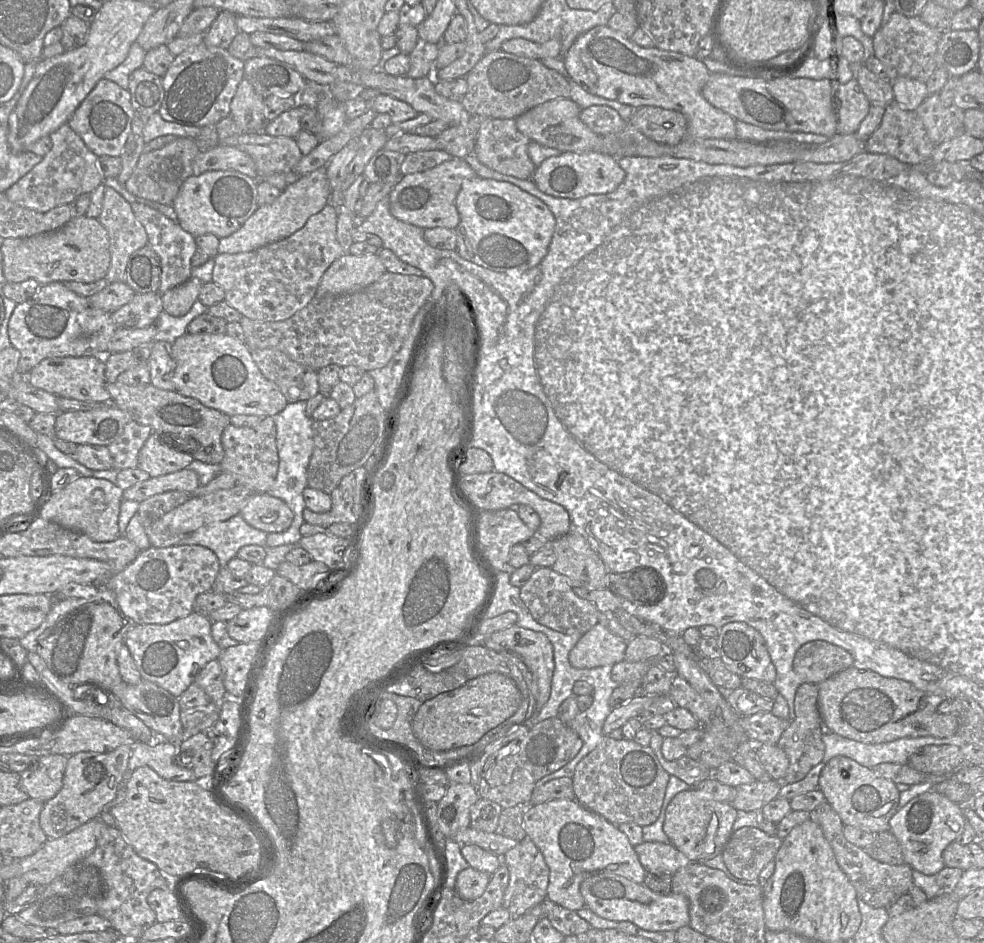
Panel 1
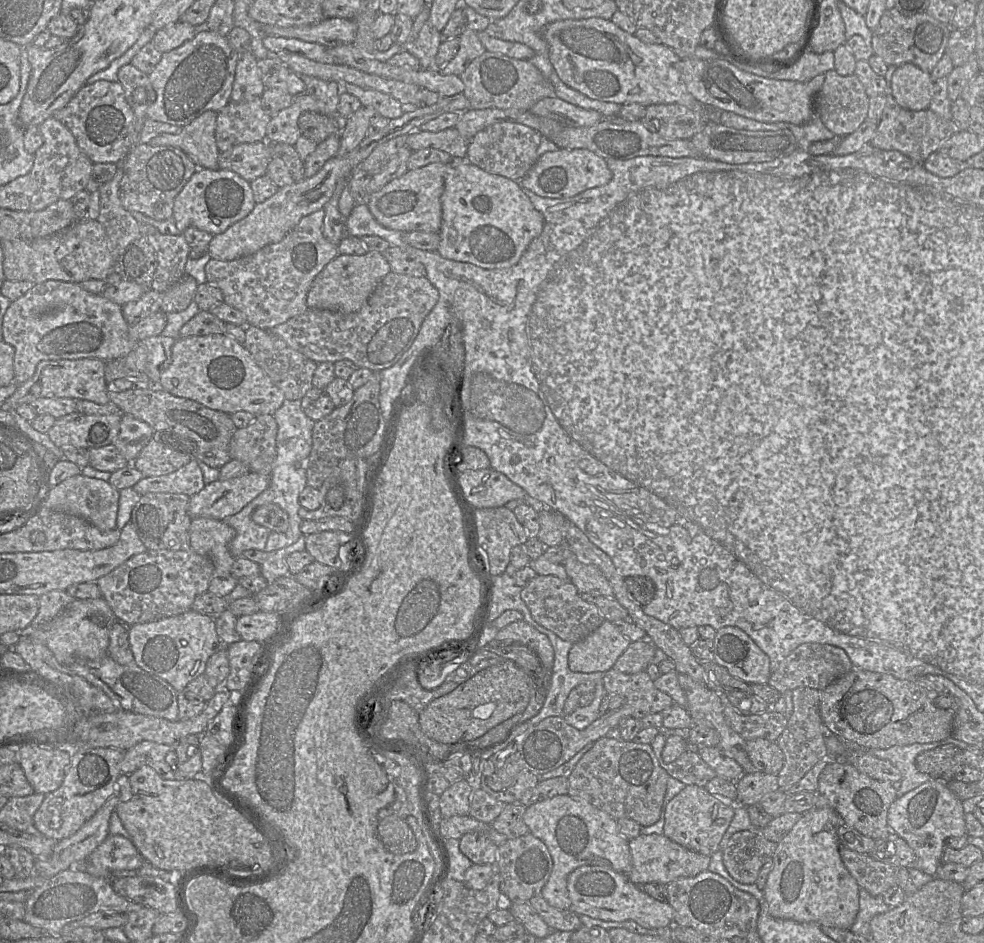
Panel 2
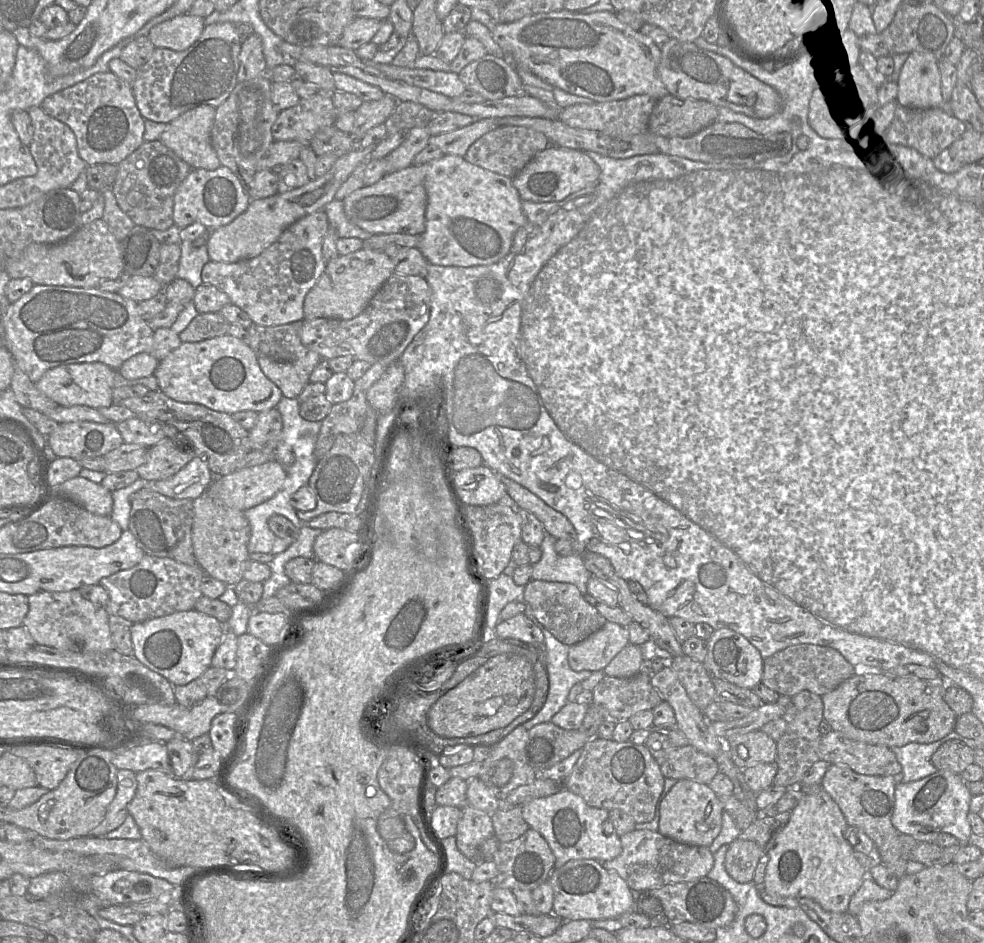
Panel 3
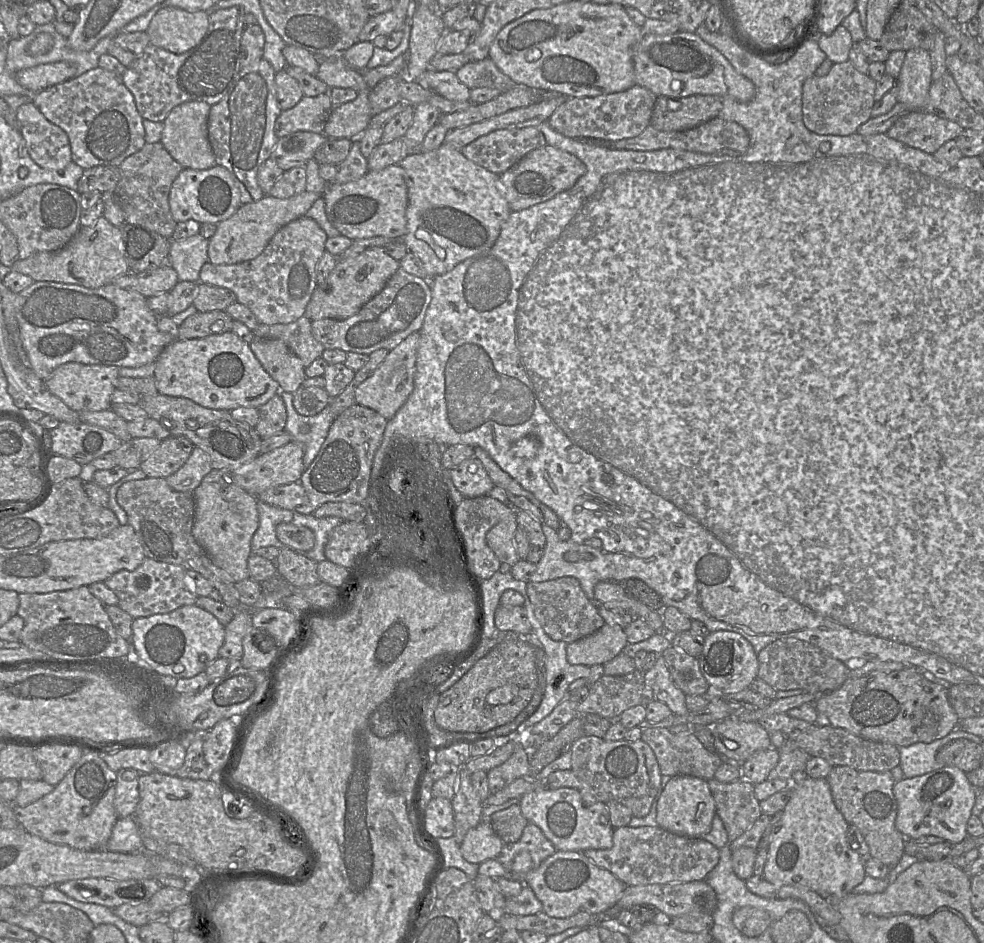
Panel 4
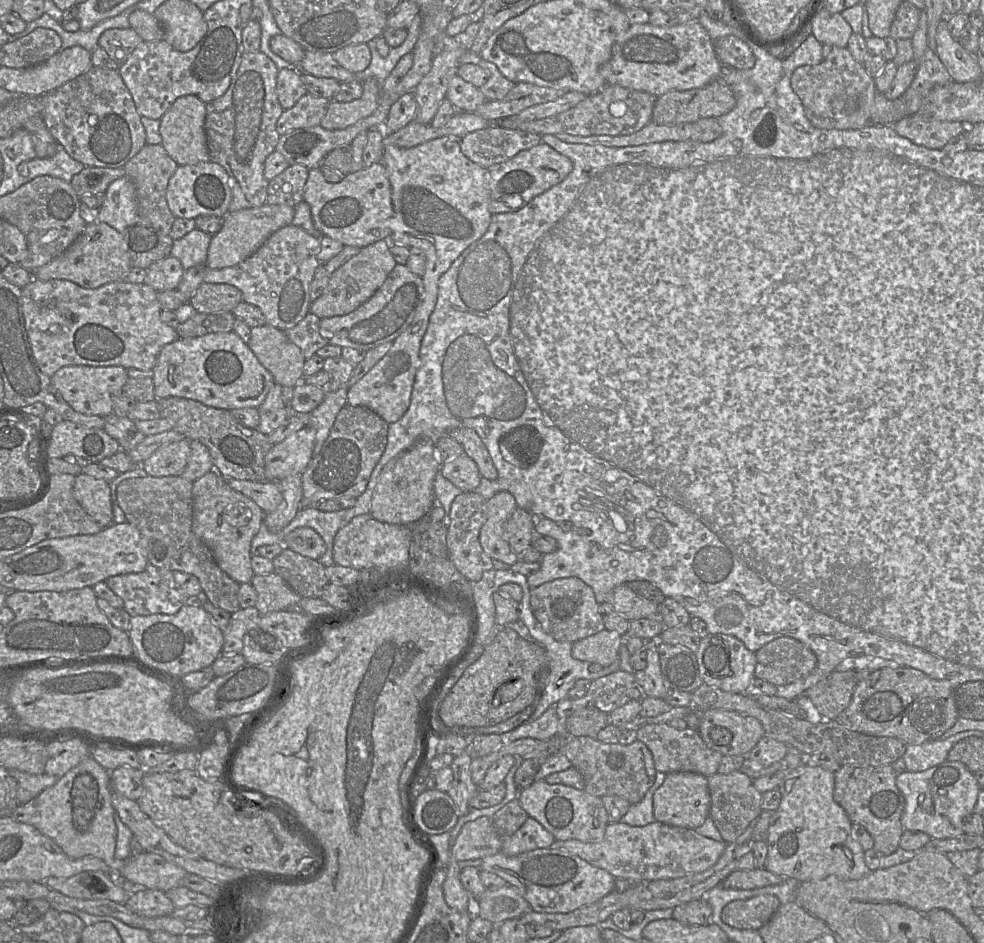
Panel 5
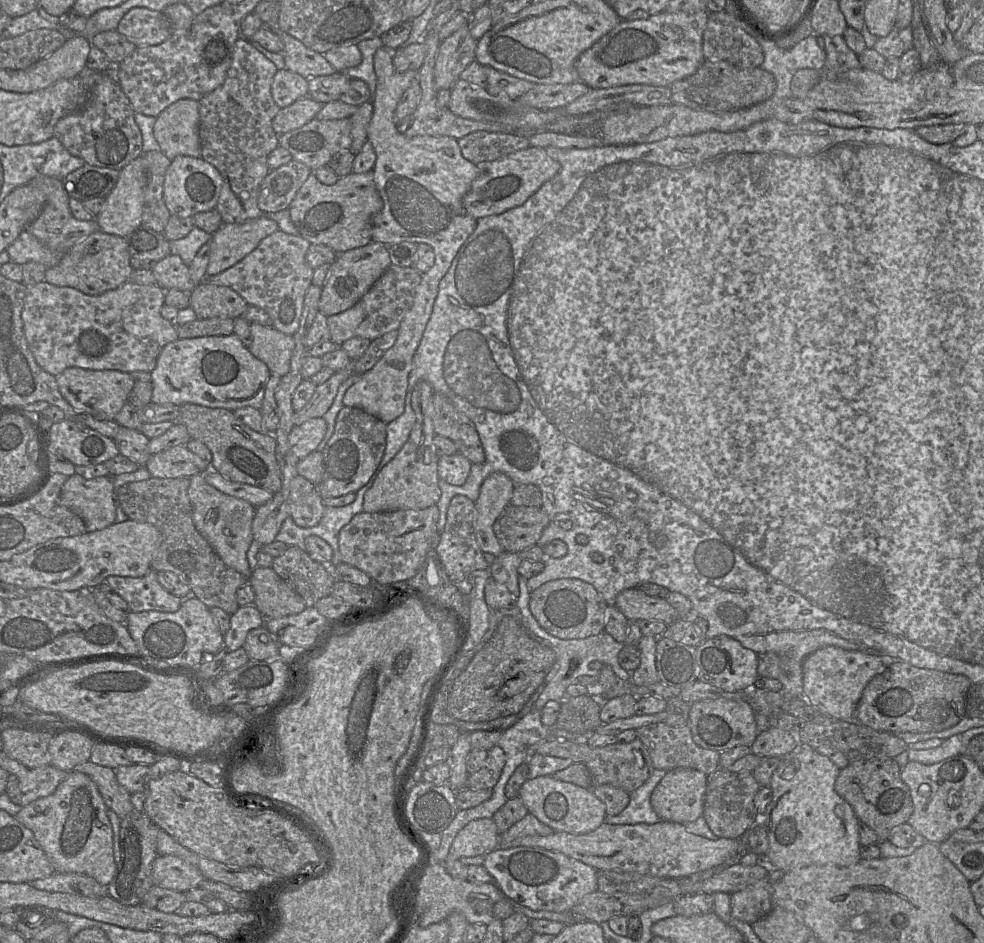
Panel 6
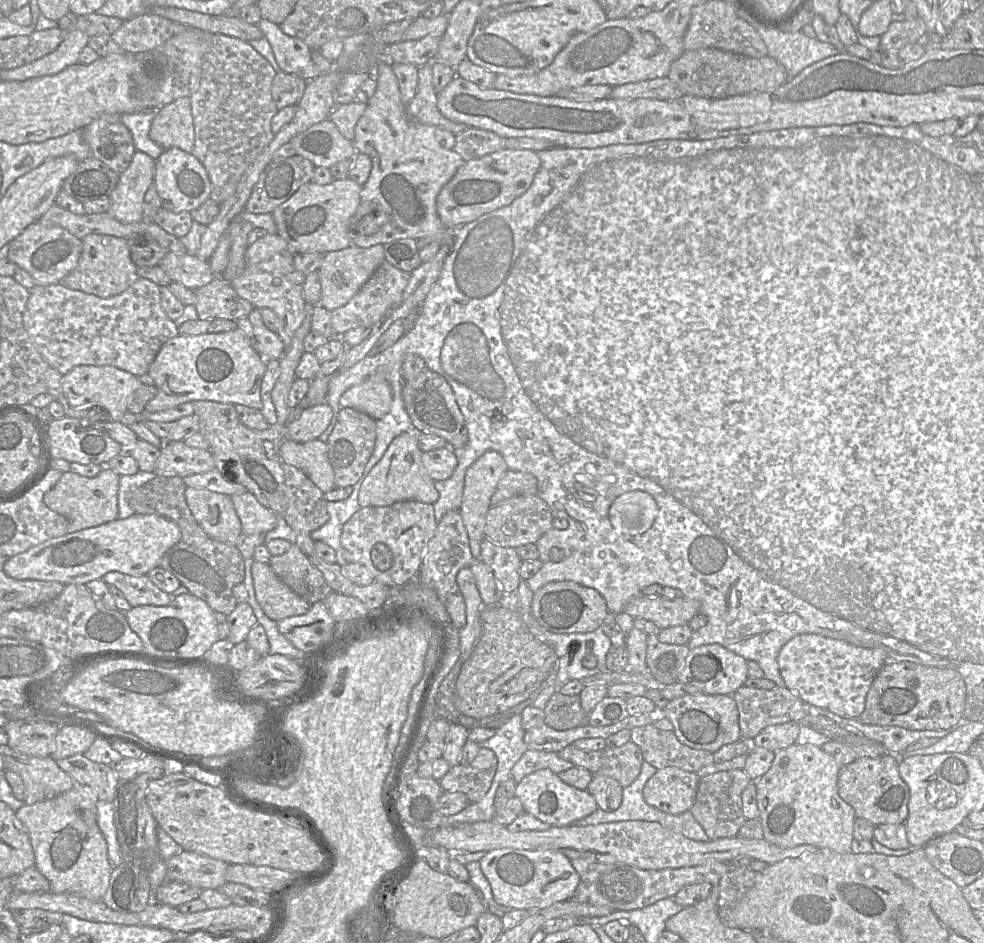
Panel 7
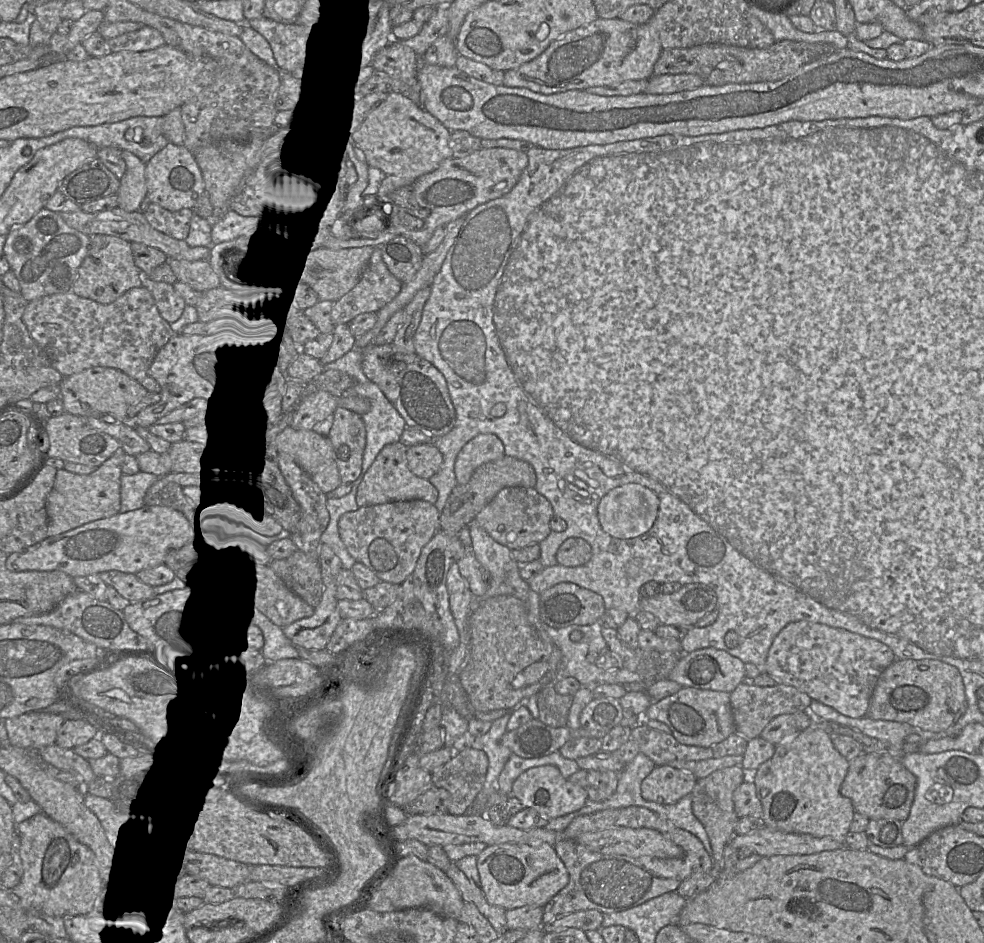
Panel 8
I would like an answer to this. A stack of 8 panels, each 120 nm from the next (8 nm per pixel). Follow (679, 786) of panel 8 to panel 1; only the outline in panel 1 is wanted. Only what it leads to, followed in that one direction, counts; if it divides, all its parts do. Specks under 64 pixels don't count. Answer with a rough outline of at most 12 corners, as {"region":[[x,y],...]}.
{"region":[[696,787],[666,809],[664,832],[691,862],[728,843],[738,810]]}

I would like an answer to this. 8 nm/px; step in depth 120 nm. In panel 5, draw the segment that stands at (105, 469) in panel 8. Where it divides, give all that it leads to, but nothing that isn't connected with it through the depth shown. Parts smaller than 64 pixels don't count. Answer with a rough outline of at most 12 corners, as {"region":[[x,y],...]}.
{"region":[[80,473],[72,493],[101,527],[113,523],[109,482]]}

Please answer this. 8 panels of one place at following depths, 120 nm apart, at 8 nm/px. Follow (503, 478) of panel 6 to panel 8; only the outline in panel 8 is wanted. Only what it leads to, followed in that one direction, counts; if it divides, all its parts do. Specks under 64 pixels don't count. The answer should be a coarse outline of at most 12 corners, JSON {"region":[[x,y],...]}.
{"region":[[481,433],[458,453],[454,472],[466,484],[481,465],[505,456],[498,436]]}

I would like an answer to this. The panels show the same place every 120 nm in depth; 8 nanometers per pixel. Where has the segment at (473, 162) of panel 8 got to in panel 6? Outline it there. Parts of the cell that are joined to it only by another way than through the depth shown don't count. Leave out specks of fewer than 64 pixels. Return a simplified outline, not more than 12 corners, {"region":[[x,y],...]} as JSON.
{"region":[[532,146],[477,166],[475,219],[524,204],[559,162]]}

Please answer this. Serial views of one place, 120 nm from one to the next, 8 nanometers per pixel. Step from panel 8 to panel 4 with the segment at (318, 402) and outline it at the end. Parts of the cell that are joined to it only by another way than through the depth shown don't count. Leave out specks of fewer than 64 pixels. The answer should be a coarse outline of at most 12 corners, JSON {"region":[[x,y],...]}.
{"region":[[297,441],[233,472],[257,497],[300,480],[304,448]]}

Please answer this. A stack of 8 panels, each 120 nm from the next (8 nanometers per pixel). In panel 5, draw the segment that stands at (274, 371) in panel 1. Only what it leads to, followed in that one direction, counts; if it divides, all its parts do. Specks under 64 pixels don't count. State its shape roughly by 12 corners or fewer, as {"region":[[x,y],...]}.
{"region":[[308,313],[286,336],[306,359],[328,344],[320,318]]}

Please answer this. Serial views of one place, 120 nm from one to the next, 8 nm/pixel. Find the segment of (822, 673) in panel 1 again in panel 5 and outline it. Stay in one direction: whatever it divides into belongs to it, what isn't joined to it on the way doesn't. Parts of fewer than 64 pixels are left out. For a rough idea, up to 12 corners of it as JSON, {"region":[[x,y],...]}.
{"region":[[791,637],[757,650],[755,677],[776,687],[807,677],[815,653]]}

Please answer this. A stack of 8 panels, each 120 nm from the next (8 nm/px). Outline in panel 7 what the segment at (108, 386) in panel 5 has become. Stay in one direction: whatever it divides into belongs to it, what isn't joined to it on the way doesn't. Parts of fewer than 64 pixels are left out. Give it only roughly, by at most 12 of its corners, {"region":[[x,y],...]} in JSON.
{"region":[[78,365],[62,377],[74,410],[121,421],[143,384],[115,366]]}

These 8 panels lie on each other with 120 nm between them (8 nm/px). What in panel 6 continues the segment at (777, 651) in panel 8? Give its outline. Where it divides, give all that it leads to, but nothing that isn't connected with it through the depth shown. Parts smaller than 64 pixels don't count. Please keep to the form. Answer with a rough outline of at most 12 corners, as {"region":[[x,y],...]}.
{"region":[[837,646],[802,664],[804,699],[853,720],[884,659]]}

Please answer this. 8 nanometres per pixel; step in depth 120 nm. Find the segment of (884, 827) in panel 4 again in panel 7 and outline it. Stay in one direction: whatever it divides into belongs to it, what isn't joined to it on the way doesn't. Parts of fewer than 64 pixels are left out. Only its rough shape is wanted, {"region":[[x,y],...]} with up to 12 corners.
{"region":[[891,753],[841,766],[838,795],[874,826],[905,823],[910,792]]}

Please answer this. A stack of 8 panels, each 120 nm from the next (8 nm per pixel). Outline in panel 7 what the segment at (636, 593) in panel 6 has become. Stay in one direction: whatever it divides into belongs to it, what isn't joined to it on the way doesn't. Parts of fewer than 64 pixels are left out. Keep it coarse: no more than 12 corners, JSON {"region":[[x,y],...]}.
{"region":[[639,595],[623,612],[660,628],[688,624],[701,603]]}

